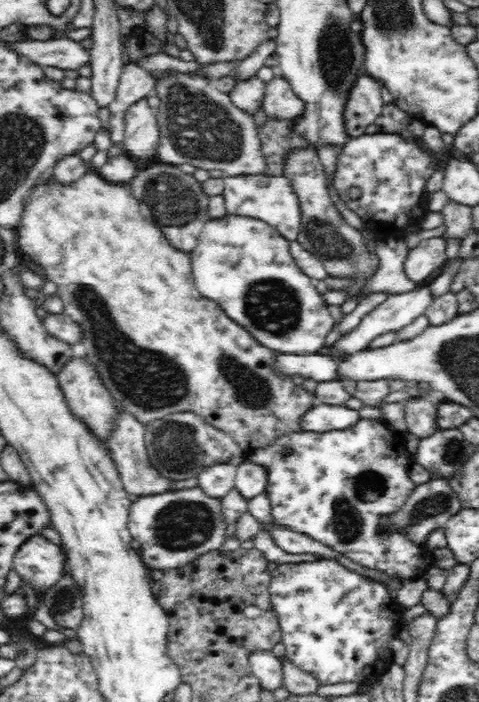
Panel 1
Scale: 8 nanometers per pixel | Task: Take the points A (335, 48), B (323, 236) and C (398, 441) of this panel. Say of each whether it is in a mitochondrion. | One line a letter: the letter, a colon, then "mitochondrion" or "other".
A: mitochondrion
B: mitochondrion
C: other

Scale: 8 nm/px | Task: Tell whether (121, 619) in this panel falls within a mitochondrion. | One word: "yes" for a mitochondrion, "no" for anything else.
no

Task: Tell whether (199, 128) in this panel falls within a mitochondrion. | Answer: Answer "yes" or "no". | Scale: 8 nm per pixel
yes

